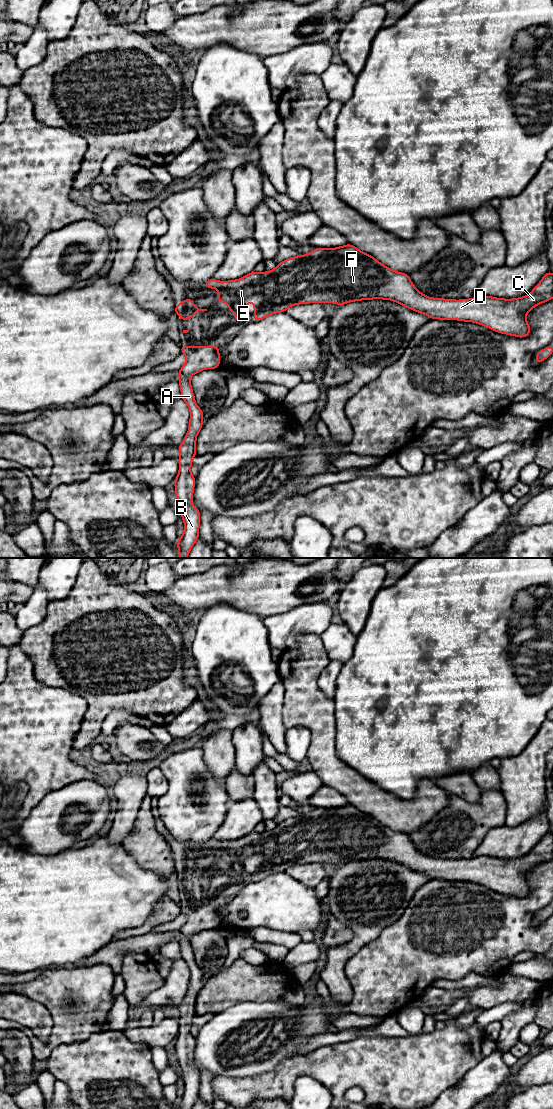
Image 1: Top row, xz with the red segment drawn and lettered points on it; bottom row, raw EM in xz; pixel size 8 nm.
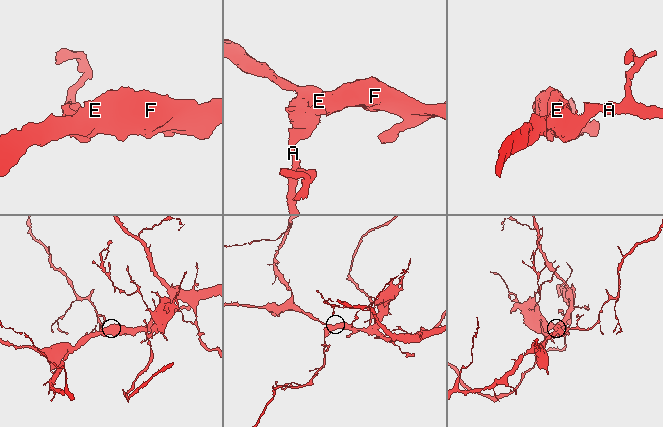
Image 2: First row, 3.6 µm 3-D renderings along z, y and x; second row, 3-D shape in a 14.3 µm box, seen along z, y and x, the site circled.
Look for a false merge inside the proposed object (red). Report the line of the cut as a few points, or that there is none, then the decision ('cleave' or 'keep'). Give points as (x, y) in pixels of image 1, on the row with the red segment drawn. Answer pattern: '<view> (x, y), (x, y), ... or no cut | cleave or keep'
no cut | keep

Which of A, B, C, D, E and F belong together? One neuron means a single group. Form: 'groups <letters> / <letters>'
groups A B C D E F

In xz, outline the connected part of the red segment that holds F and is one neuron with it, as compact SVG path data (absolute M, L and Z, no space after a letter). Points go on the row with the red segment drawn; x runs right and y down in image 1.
M351 244L337 248L315 248L307 255L297 255L282 261L271 271L252 271L240 279L230 281L211 278L204 286L218 290L218 303L228 304L228 311L234 312L235 321L244 318L250 301L254 305L254 321L260 321L298 304L330 302L341 306L360 300L384 299L423 313L431 319L474 322L498 333L520 338L527 337L531 332L526 320L527 313L537 305L553 299L553 274L550 271L528 295L520 298L478 296L454 300L428 297L416 289L408 274L388 268Z

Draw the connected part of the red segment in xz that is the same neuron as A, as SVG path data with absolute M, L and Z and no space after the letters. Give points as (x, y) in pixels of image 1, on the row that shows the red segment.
M180 346L186 355L186 363L178 372L181 398L190 409L190 421L187 435L178 447L180 456L179 472L174 481L180 516L184 521L184 532L177 542L179 558L187 558L199 537L200 511L192 504L195 476L191 474L196 439L203 427L203 411L195 402L190 377L204 369L216 369L220 365L218 346Z

